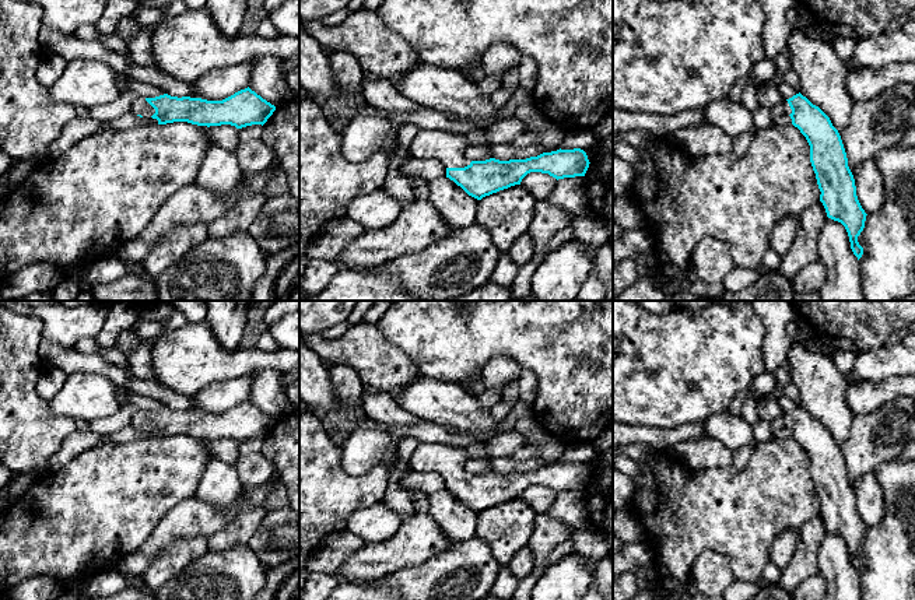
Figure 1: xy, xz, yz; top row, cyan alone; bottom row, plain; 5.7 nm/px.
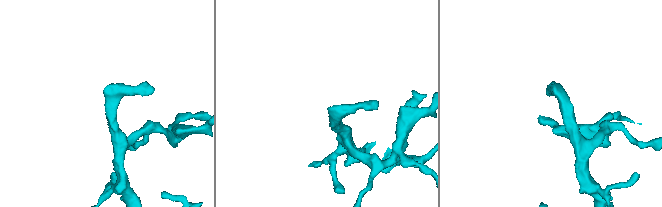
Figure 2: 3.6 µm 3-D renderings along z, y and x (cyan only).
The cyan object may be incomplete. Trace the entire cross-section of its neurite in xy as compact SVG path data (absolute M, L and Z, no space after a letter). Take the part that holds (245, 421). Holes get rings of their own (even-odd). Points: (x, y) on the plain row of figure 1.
M249 400L222 414L207 414L190 410L137 411L130 425L140 431L152 431L158 438L187 435L197 439L231 438L242 442L252 438L264 438L276 420L263 413Z

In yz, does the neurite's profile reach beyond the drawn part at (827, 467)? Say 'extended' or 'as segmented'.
extended

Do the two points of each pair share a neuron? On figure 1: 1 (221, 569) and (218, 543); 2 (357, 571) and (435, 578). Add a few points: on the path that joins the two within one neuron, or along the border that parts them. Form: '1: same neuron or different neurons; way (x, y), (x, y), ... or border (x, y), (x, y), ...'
1: different neurons; border (246, 544), (234, 544), (221, 551), (209, 550)
2: different neurons; border (421, 565), (403, 567), (374, 579), (357, 582)

